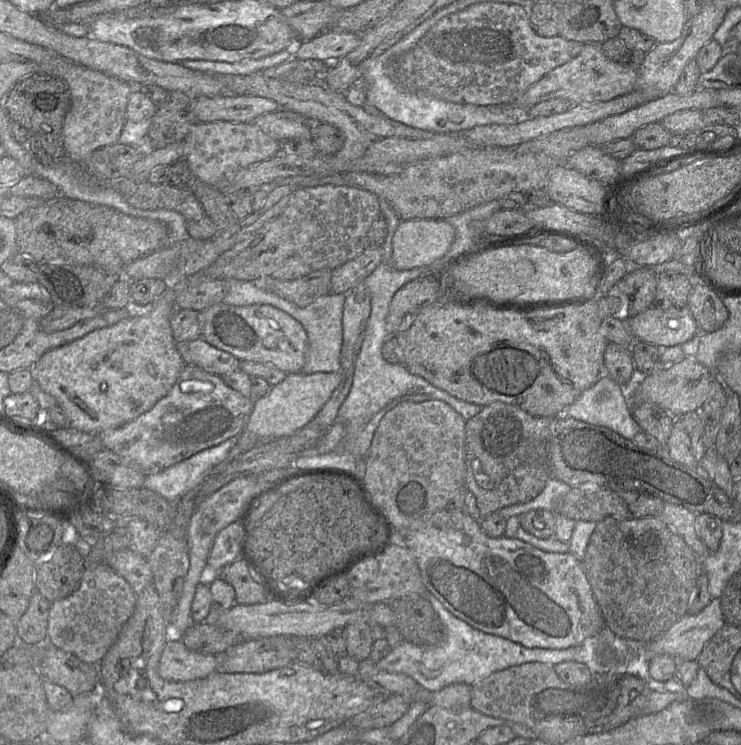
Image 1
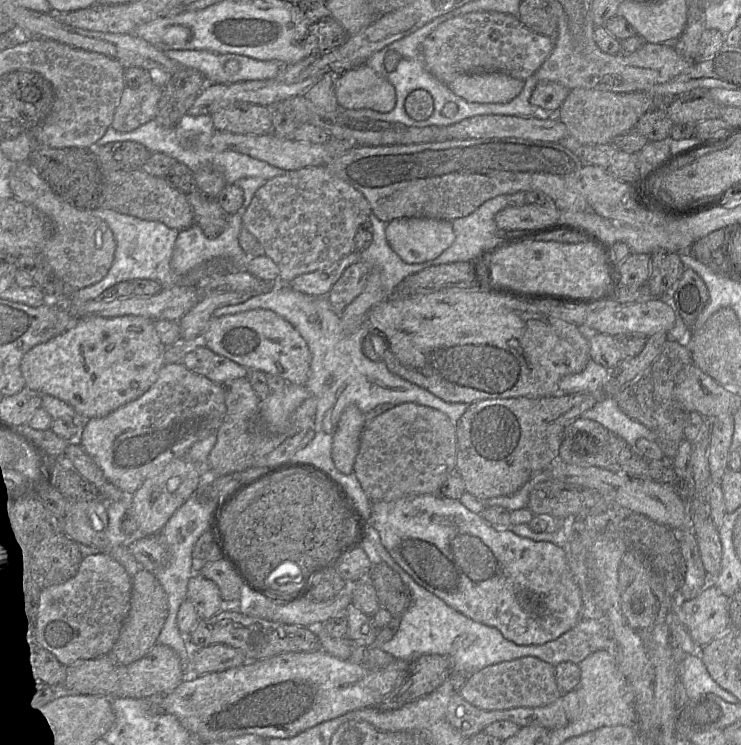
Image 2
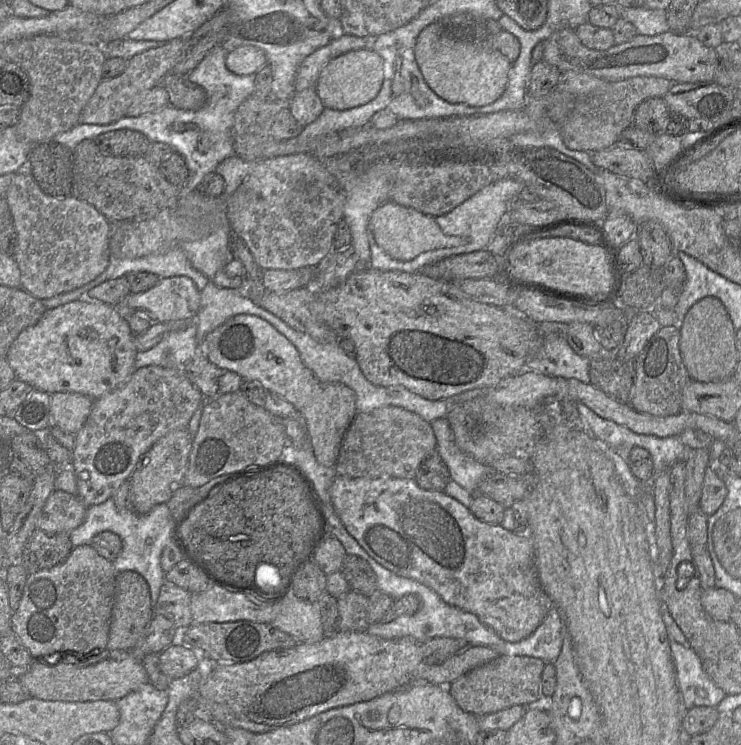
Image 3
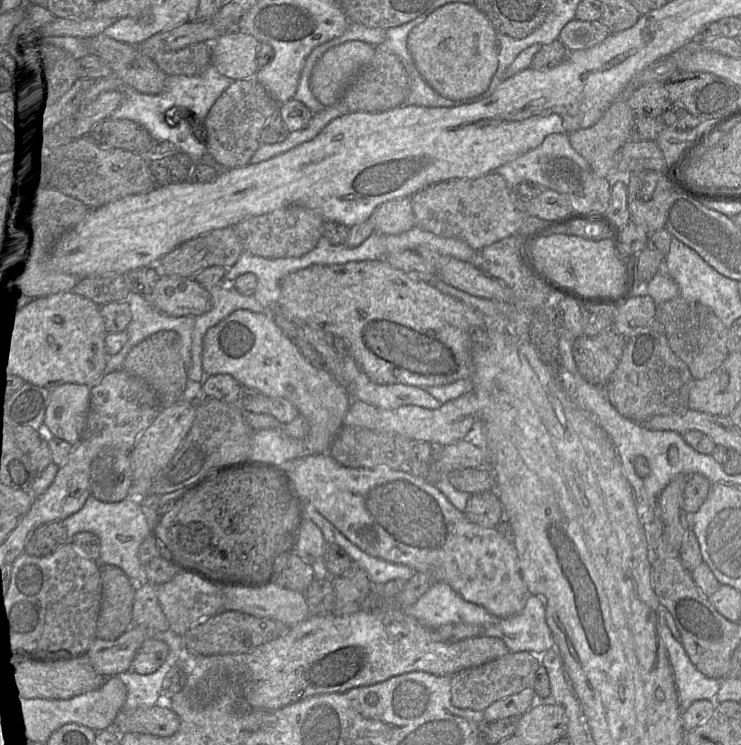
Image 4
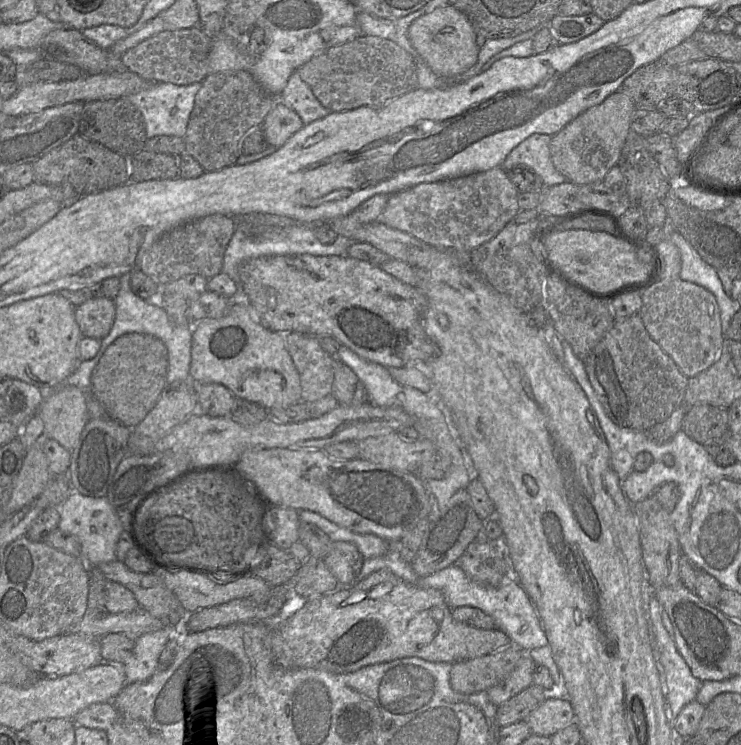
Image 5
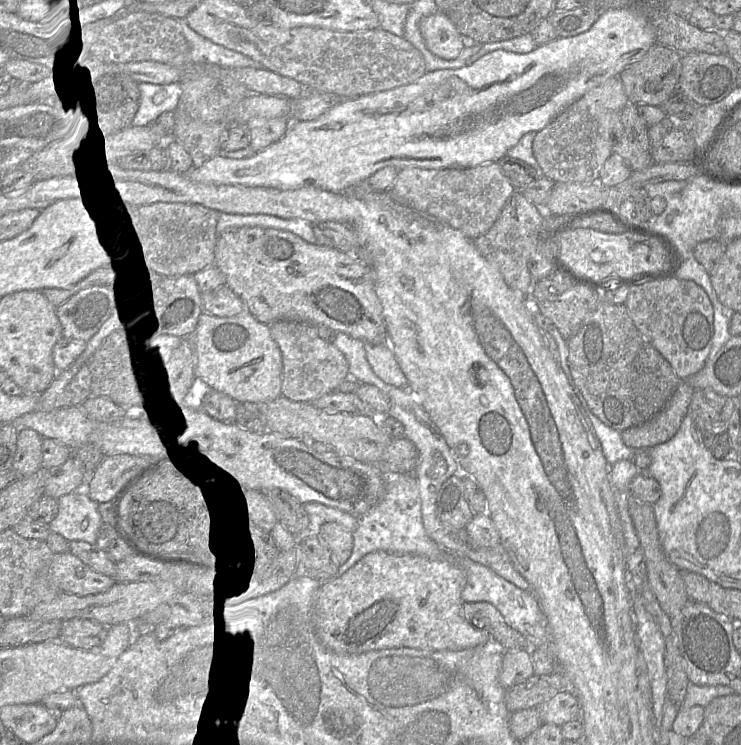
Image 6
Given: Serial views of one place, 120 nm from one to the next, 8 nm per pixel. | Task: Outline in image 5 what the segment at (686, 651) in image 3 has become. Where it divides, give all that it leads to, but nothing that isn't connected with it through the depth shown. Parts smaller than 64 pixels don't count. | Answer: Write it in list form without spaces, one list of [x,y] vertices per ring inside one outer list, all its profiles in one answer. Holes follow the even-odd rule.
[[[647,575],[645,580],[644,607],[649,614],[649,618],[653,627],[653,639],[655,639],[656,644],[656,661],[664,686],[664,696],[667,704],[666,716],[673,728],[673,723],[679,715],[680,711],[688,703],[695,701],[695,698],[703,682],[694,677],[690,668],[678,652],[674,640],[666,631],[660,615],[662,608],[654,595],[654,590],[648,582]]]

